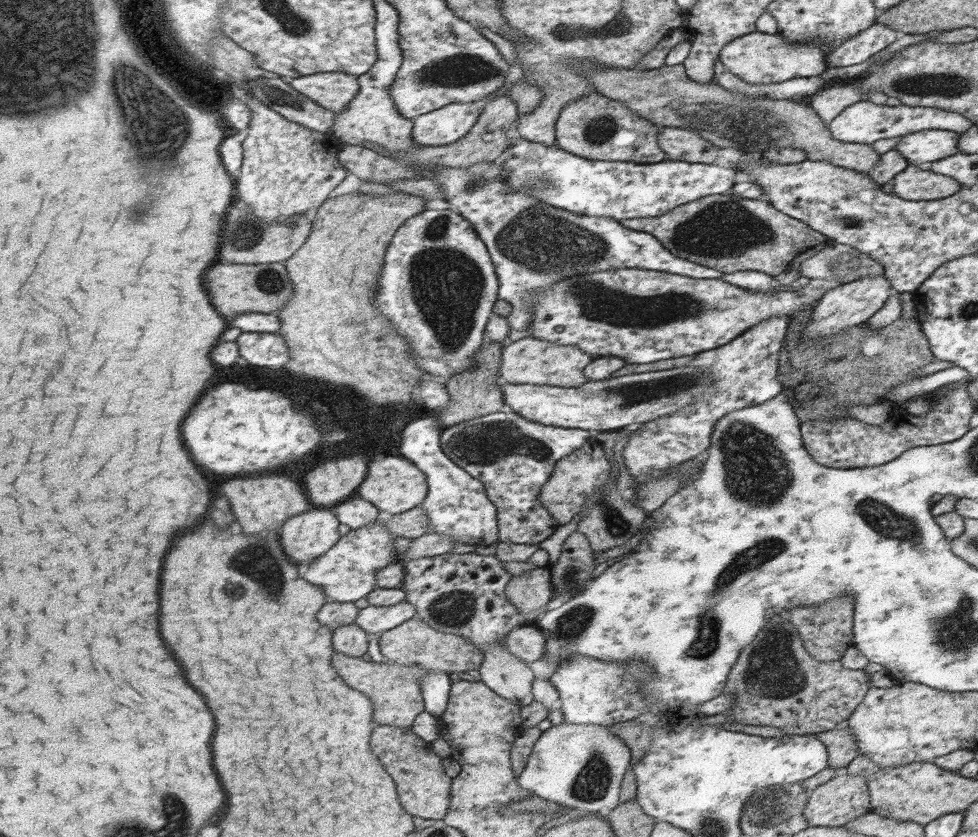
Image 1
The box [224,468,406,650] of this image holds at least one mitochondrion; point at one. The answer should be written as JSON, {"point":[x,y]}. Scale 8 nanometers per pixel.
{"point":[256,564]}

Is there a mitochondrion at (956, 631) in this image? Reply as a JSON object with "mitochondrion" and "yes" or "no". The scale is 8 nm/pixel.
{"mitochondrion":"yes"}

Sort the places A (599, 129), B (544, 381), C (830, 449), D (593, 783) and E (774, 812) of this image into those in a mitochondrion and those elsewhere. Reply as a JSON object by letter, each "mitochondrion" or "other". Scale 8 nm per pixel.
{"A":"mitochondrion","B":"other","C":"other","D":"mitochondrion","E":"mitochondrion"}

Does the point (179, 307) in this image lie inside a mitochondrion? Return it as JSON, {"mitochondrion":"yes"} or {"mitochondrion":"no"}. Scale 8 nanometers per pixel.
{"mitochondrion":"no"}

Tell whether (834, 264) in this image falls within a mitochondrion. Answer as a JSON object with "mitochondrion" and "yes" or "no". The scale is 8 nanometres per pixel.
{"mitochondrion":"yes"}

